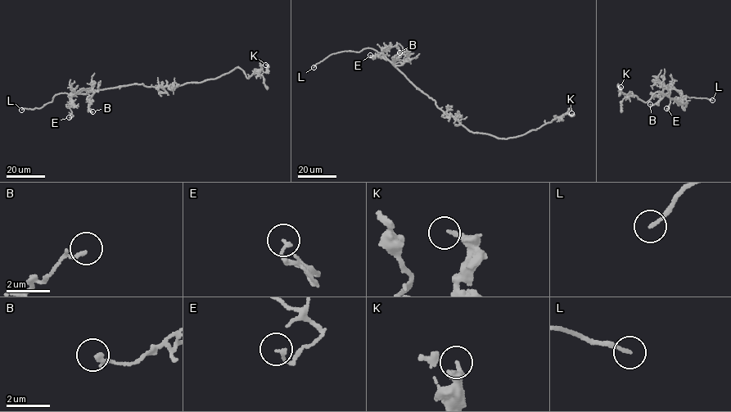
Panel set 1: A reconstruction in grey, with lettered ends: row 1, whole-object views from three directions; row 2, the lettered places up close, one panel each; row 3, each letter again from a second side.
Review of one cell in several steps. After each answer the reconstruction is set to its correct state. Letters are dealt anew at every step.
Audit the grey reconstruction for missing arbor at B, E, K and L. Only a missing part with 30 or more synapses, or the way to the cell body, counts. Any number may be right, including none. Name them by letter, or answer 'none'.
L

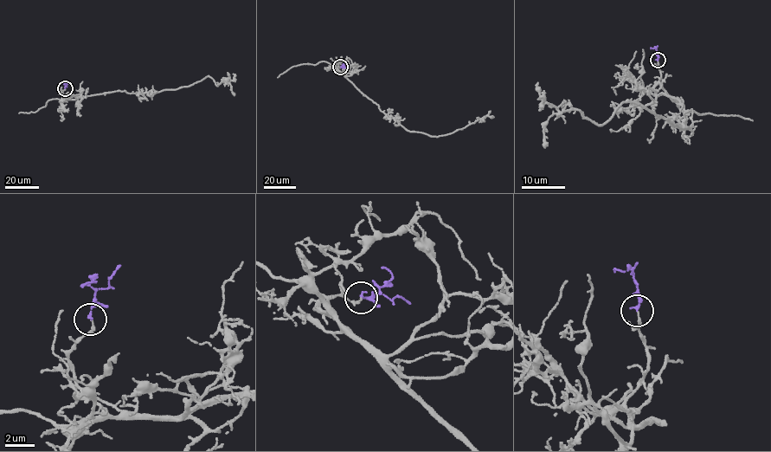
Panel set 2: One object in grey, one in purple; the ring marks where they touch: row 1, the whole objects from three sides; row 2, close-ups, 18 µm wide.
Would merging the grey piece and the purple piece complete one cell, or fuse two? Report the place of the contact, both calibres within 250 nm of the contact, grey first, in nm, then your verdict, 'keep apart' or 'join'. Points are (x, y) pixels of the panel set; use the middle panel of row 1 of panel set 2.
(340, 67) | 130/180 nm | join

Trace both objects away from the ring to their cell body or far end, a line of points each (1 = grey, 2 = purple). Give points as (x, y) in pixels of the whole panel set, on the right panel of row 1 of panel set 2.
1: (658, 61), (654, 92), (680, 100), (687, 128), (632, 101), (600, 125), (577, 109), (542, 106), (543, 90)
2: (658, 61), (658, 45)

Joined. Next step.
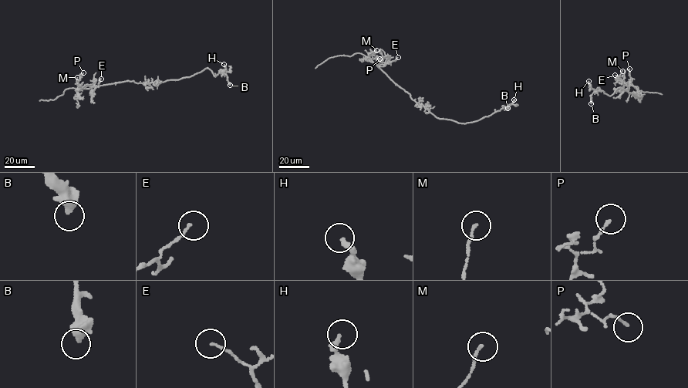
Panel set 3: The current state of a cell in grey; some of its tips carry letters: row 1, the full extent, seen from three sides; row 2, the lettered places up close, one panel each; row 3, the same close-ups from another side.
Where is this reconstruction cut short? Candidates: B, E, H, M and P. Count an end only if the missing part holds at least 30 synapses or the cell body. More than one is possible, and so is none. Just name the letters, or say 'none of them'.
none of them

